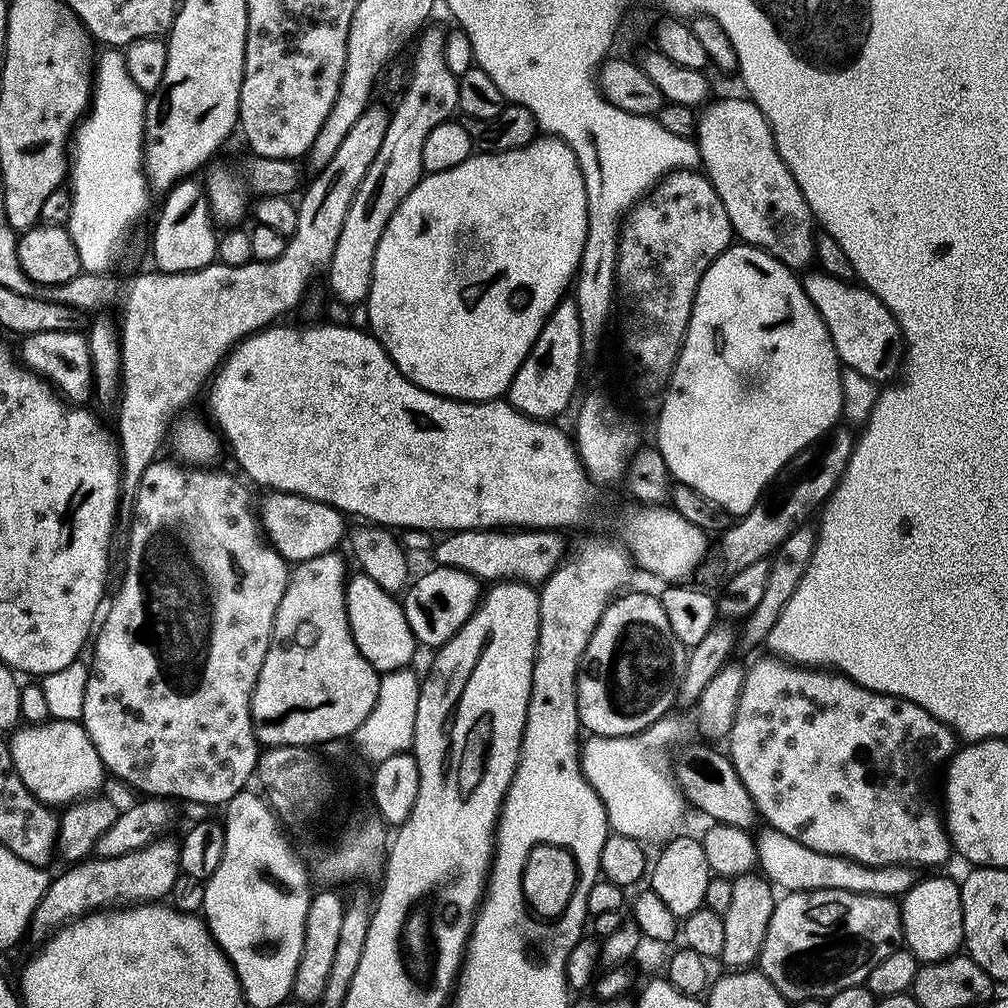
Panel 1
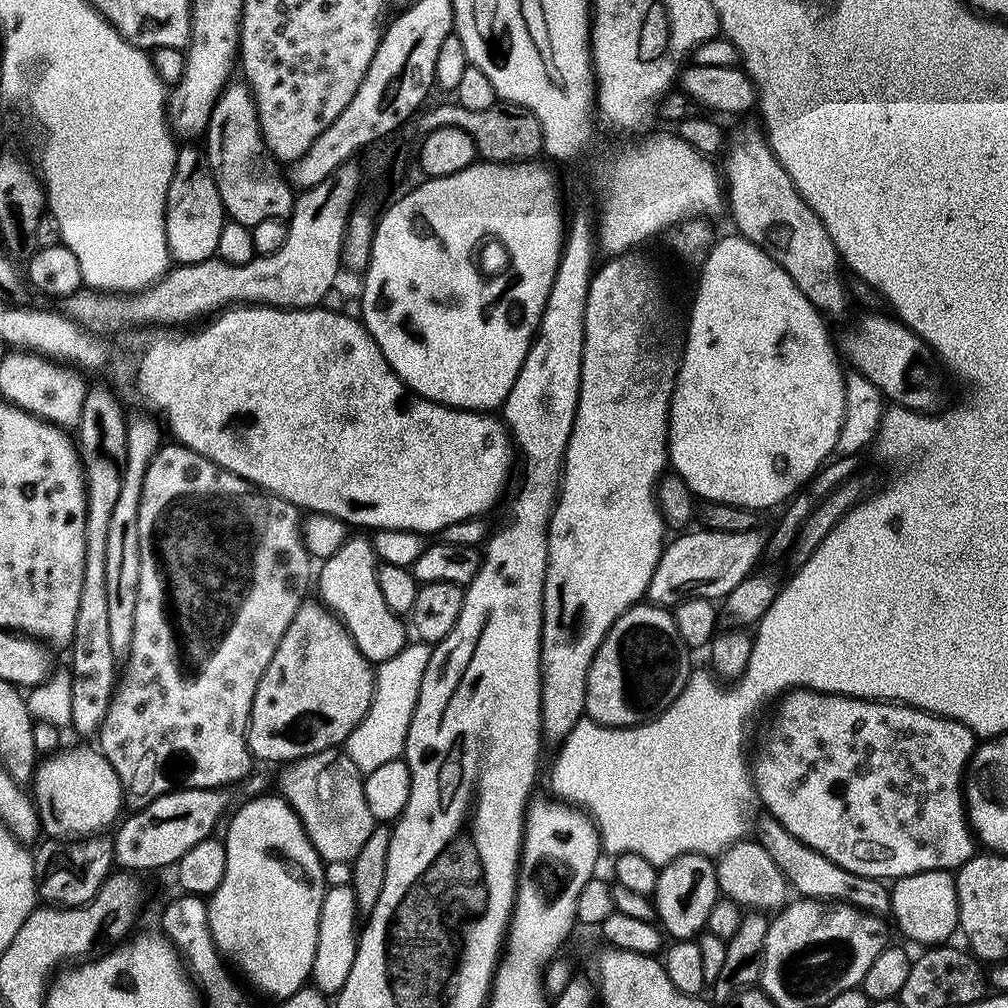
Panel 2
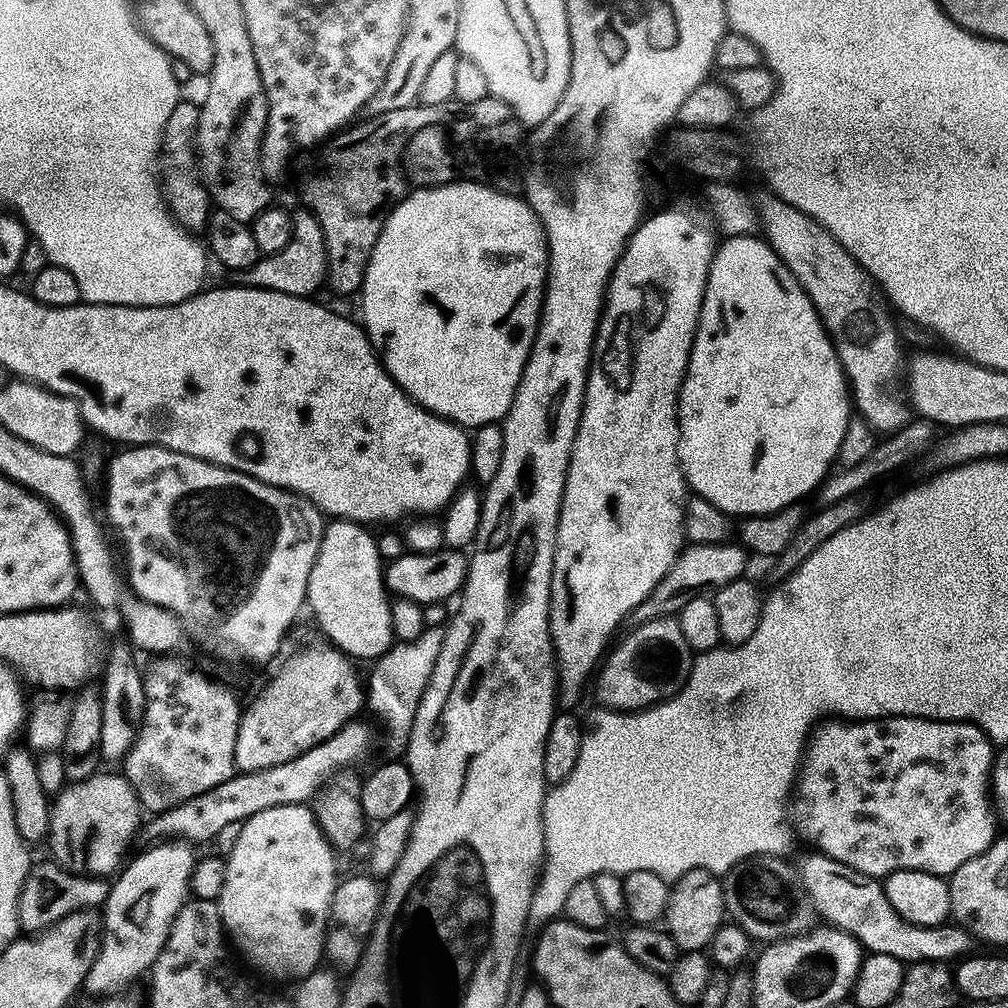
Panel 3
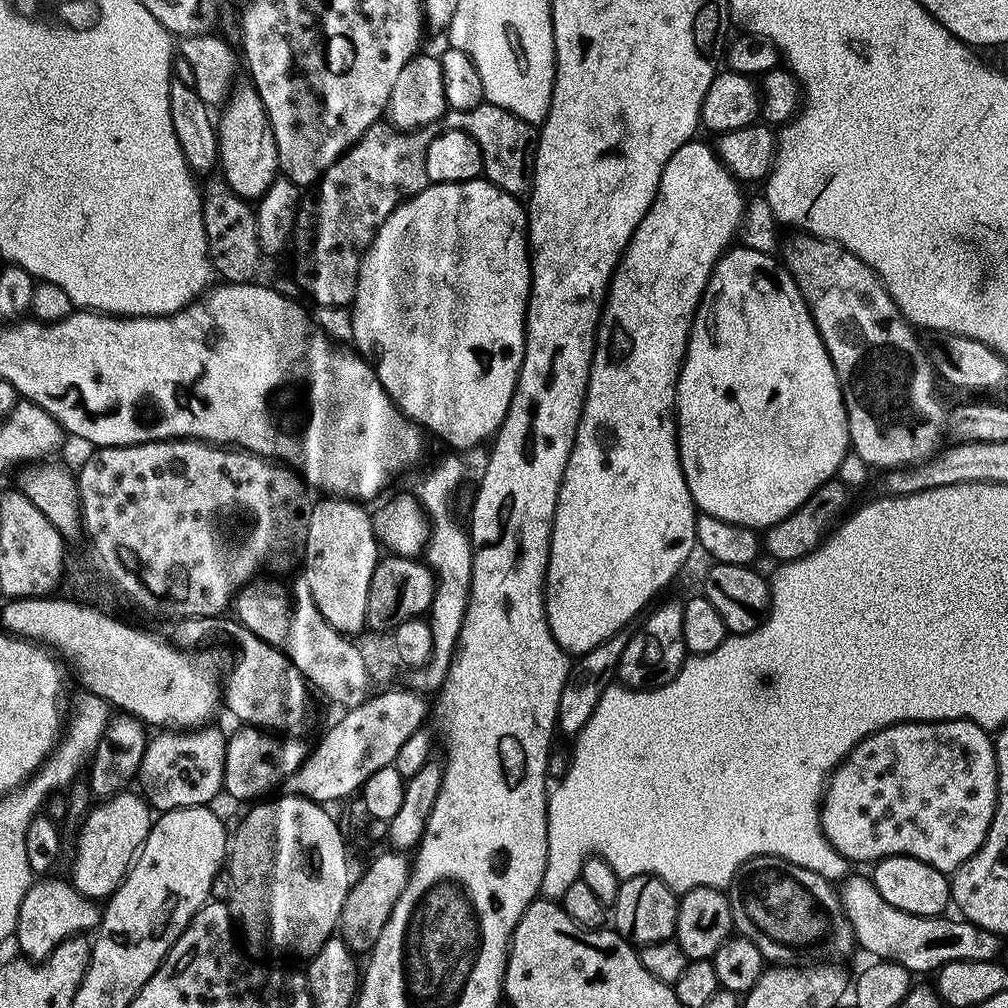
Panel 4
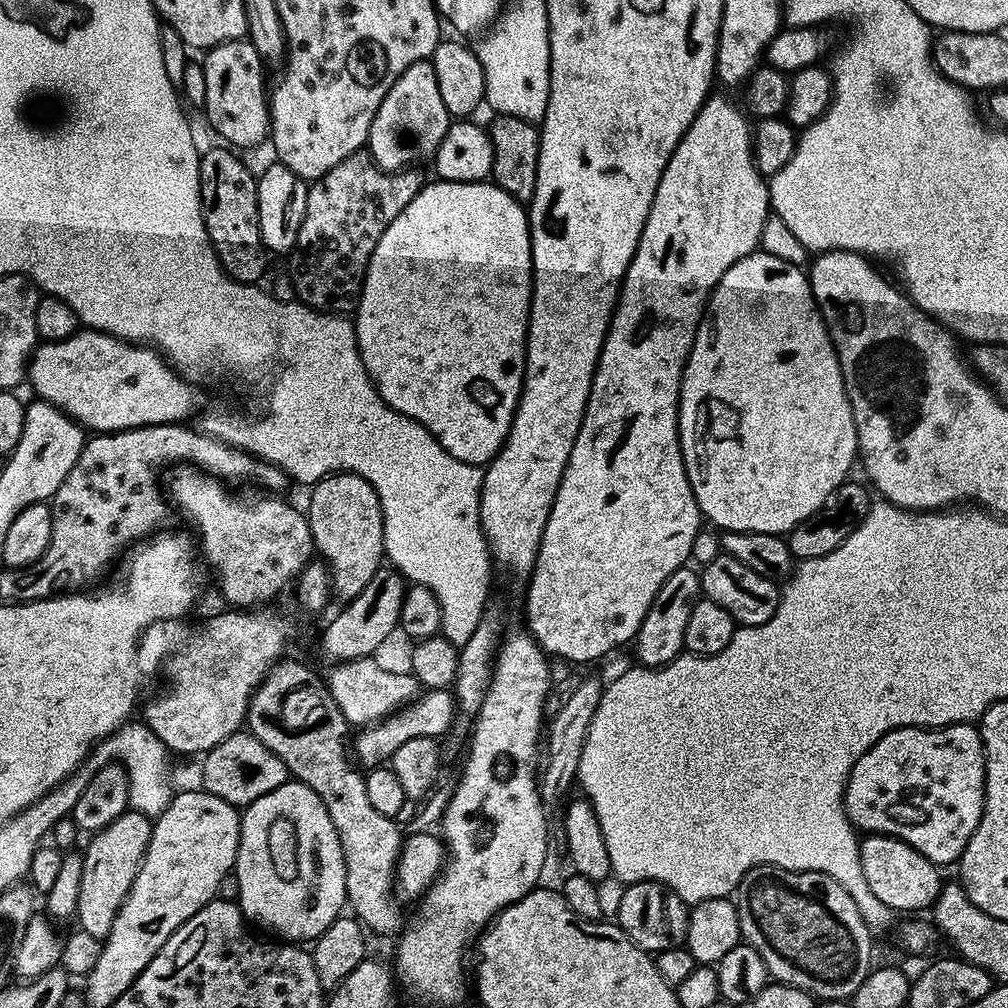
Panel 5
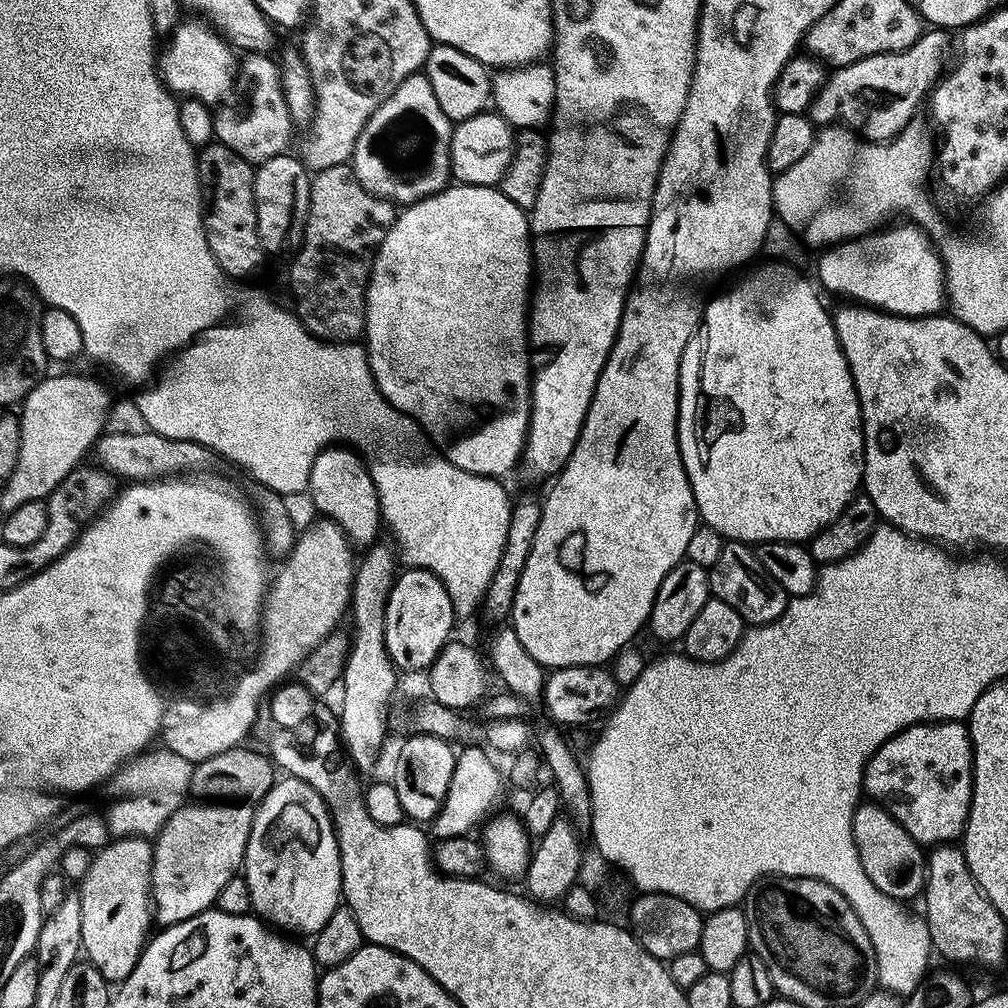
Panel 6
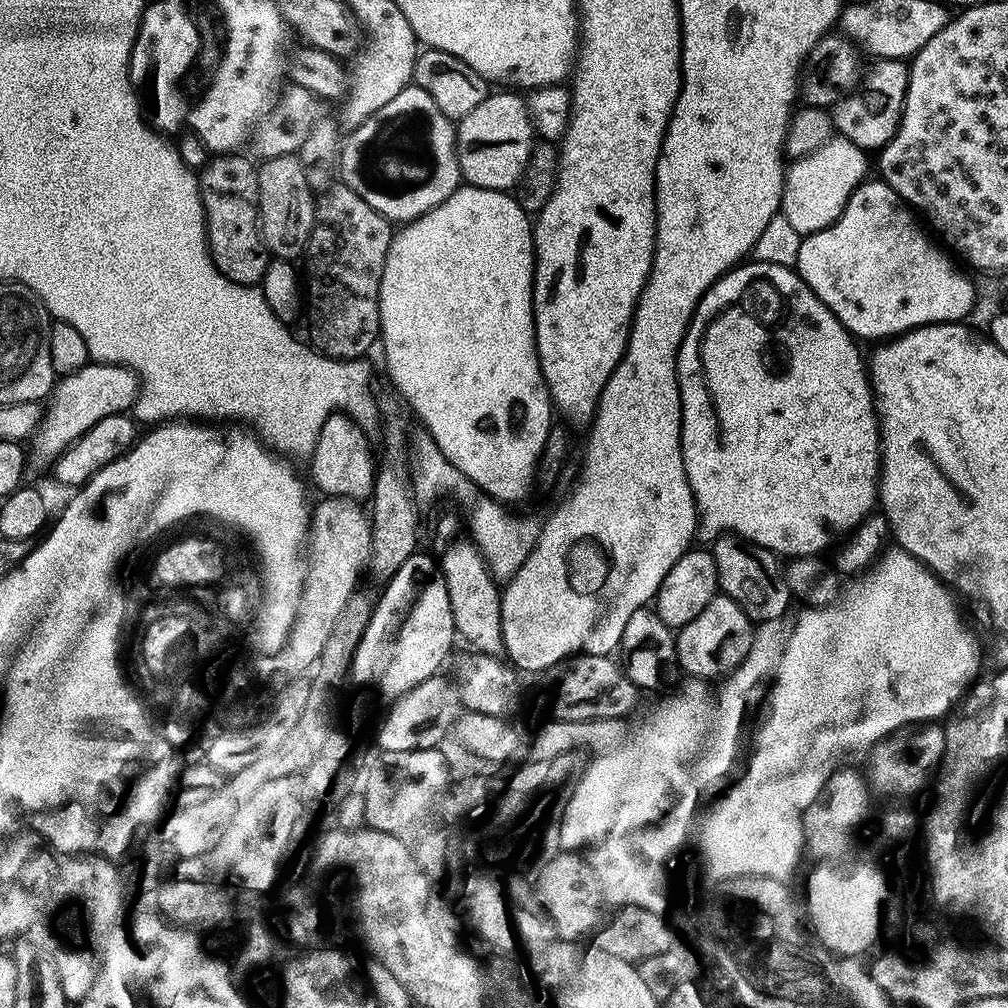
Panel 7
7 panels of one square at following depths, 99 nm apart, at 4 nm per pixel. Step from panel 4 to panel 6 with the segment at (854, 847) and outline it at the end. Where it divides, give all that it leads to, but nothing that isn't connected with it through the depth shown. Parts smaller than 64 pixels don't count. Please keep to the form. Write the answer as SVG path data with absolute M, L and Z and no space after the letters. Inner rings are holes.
M941 720L902 729L868 759L862 788L867 799L883 806L917 844L959 841L972 805L972 739L967 723Z

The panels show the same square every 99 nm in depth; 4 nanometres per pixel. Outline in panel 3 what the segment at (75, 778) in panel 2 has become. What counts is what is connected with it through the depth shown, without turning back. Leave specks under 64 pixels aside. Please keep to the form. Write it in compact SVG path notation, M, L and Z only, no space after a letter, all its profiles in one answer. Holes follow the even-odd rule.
M100 770L85 780L69 783L54 796L48 809L46 847L52 851L51 859L67 872L108 878L121 867L128 843L137 839L140 816L140 799L127 778Z

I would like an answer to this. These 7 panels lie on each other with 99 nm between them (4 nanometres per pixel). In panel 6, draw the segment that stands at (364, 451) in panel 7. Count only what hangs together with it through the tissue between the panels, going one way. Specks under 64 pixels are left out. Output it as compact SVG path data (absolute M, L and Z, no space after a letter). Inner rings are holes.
M348 446L323 448L314 458L307 495L312 496L313 506L321 512L319 515L333 520L348 535L353 545L371 546L377 543L376 531L382 528L380 499L361 453Z

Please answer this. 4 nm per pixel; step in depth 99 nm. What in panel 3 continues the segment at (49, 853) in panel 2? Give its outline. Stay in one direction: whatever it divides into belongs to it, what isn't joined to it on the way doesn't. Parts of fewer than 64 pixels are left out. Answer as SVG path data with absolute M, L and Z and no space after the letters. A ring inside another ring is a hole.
M55 862L47 863L33 863L29 867L18 898L16 917L20 919L21 929L28 934L40 932L54 922L66 918L66 914L74 914L83 908L99 909L108 899L109 885L103 879L93 878L87 874L67 872Z

